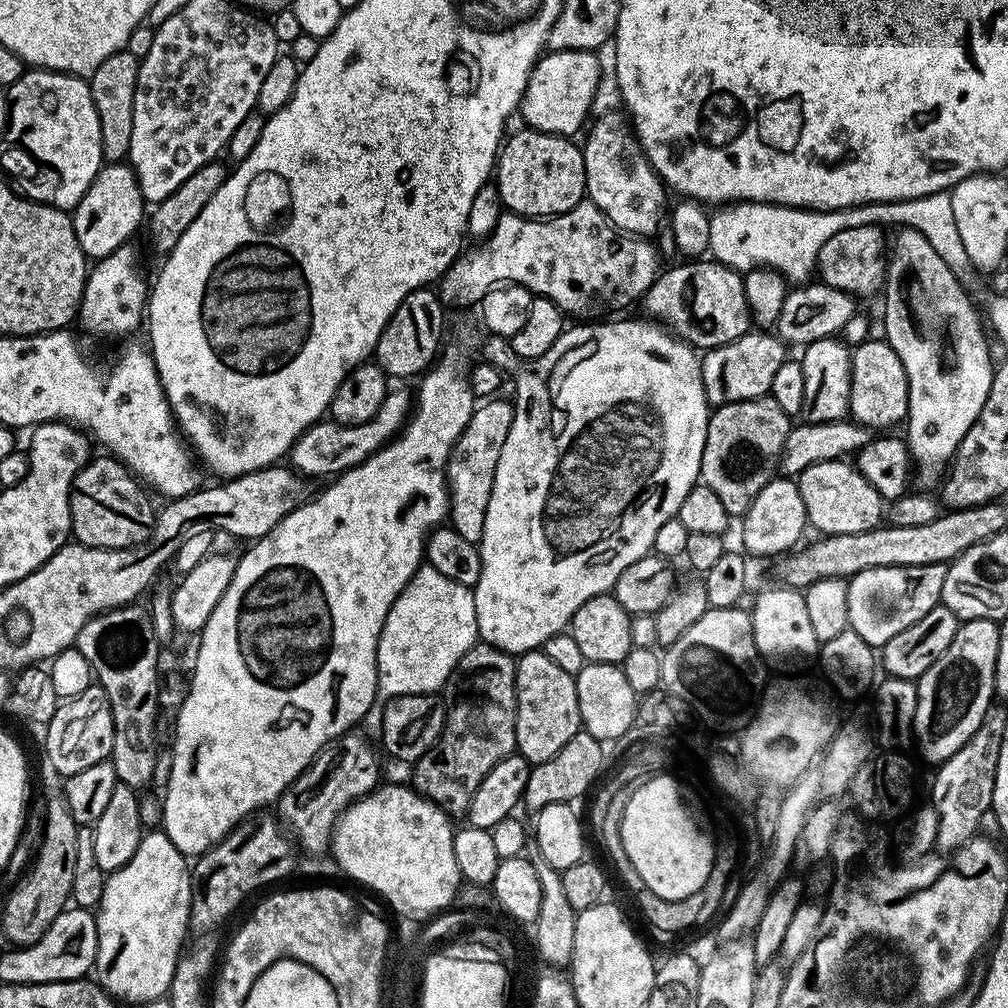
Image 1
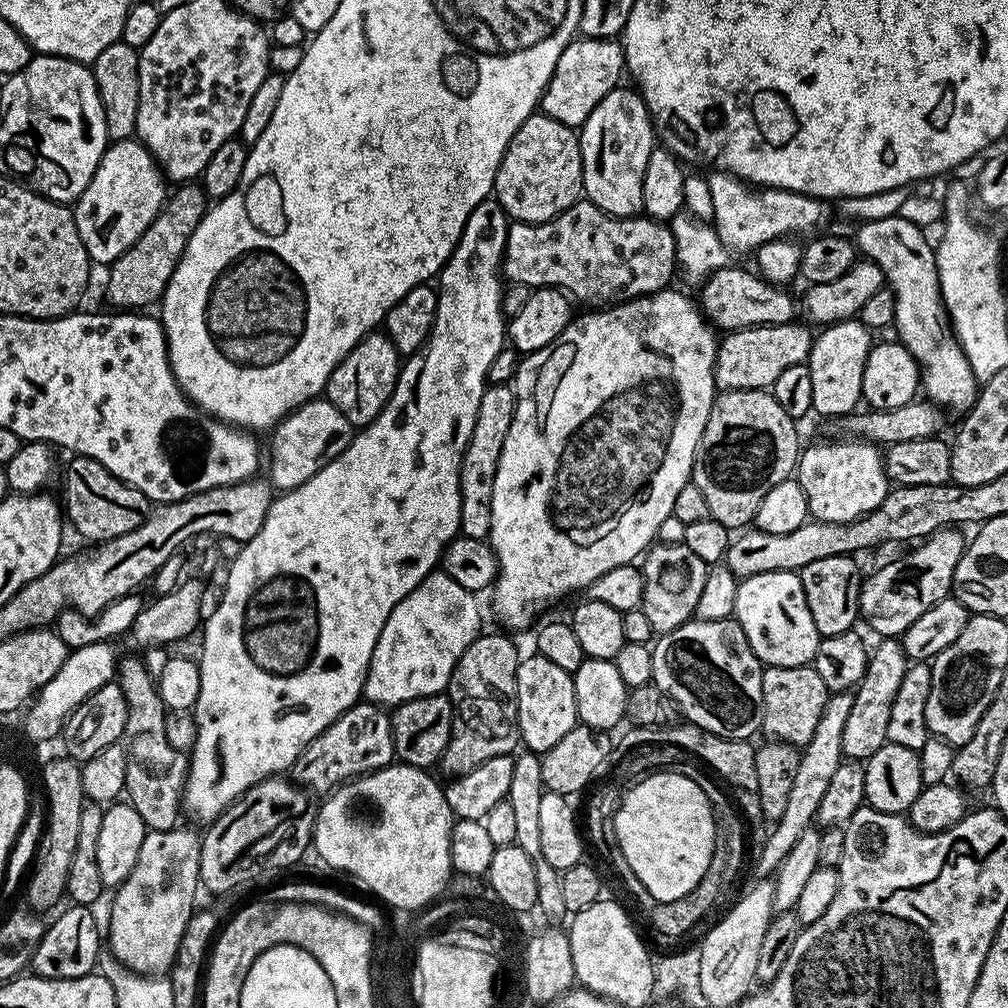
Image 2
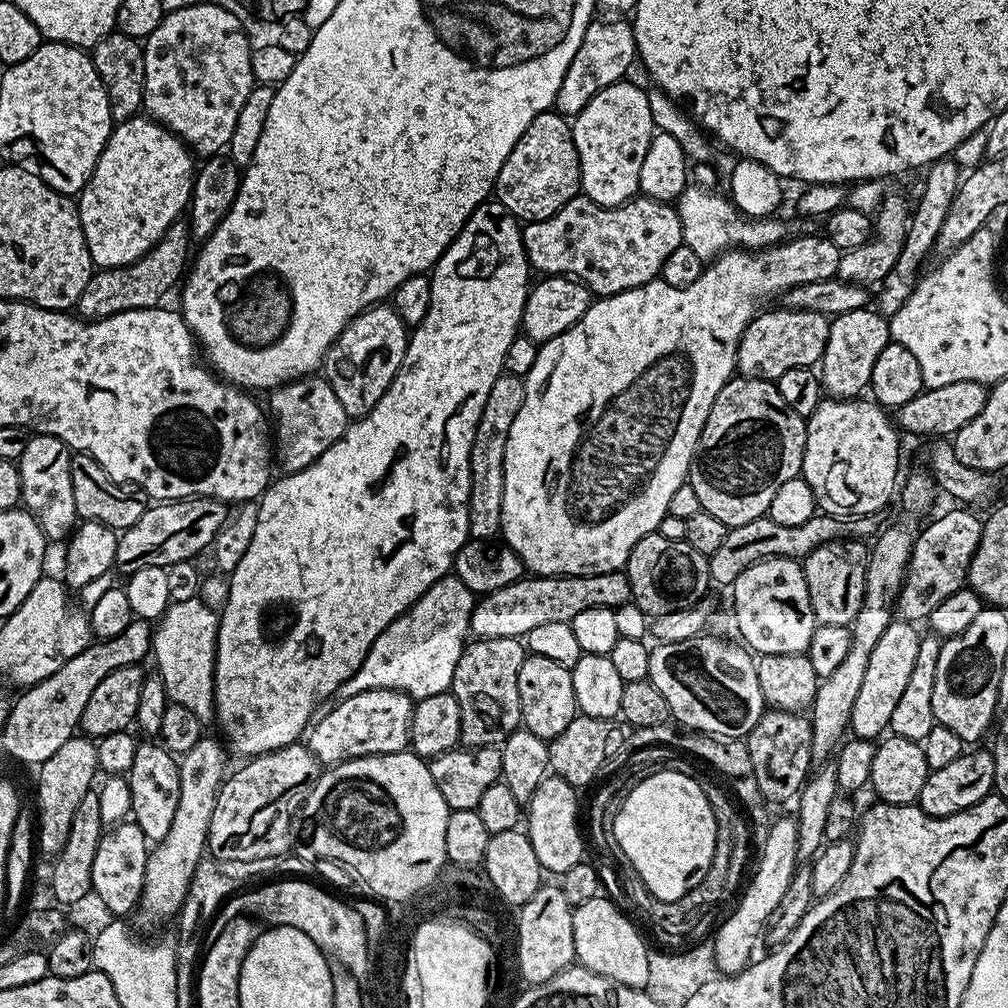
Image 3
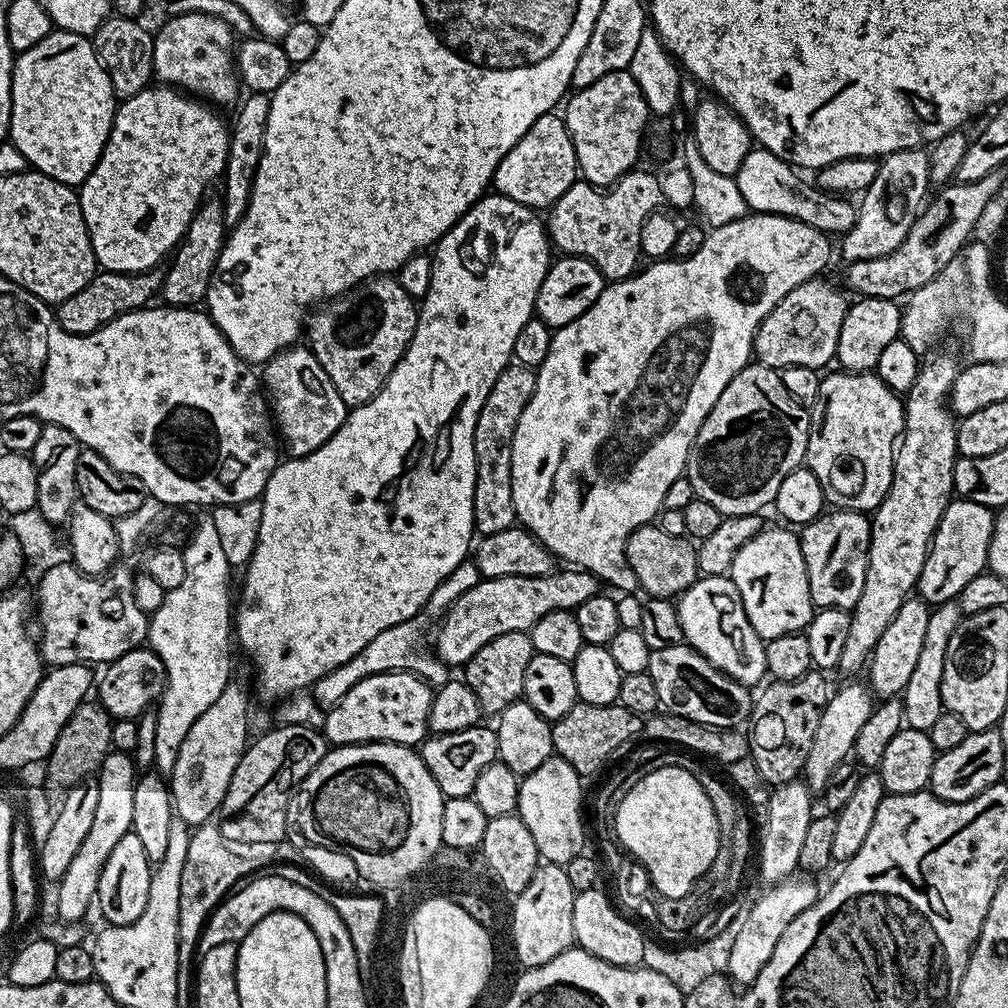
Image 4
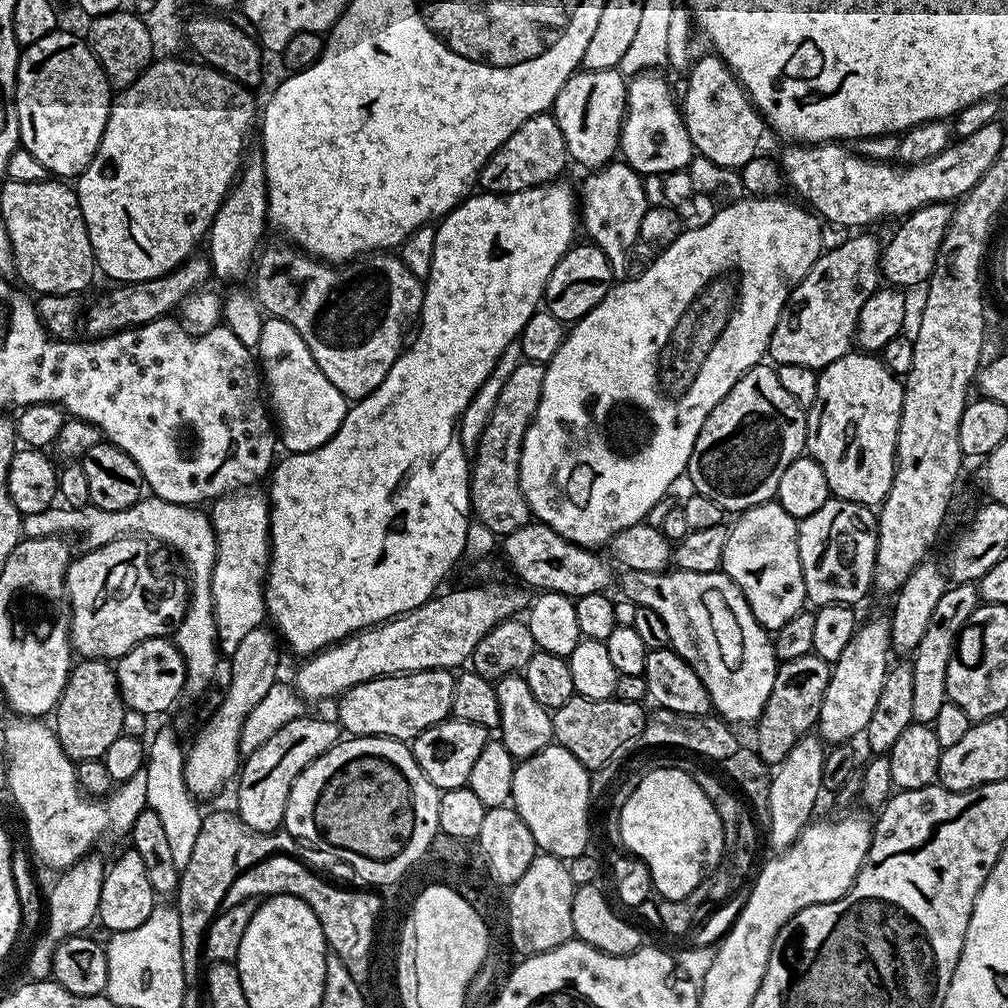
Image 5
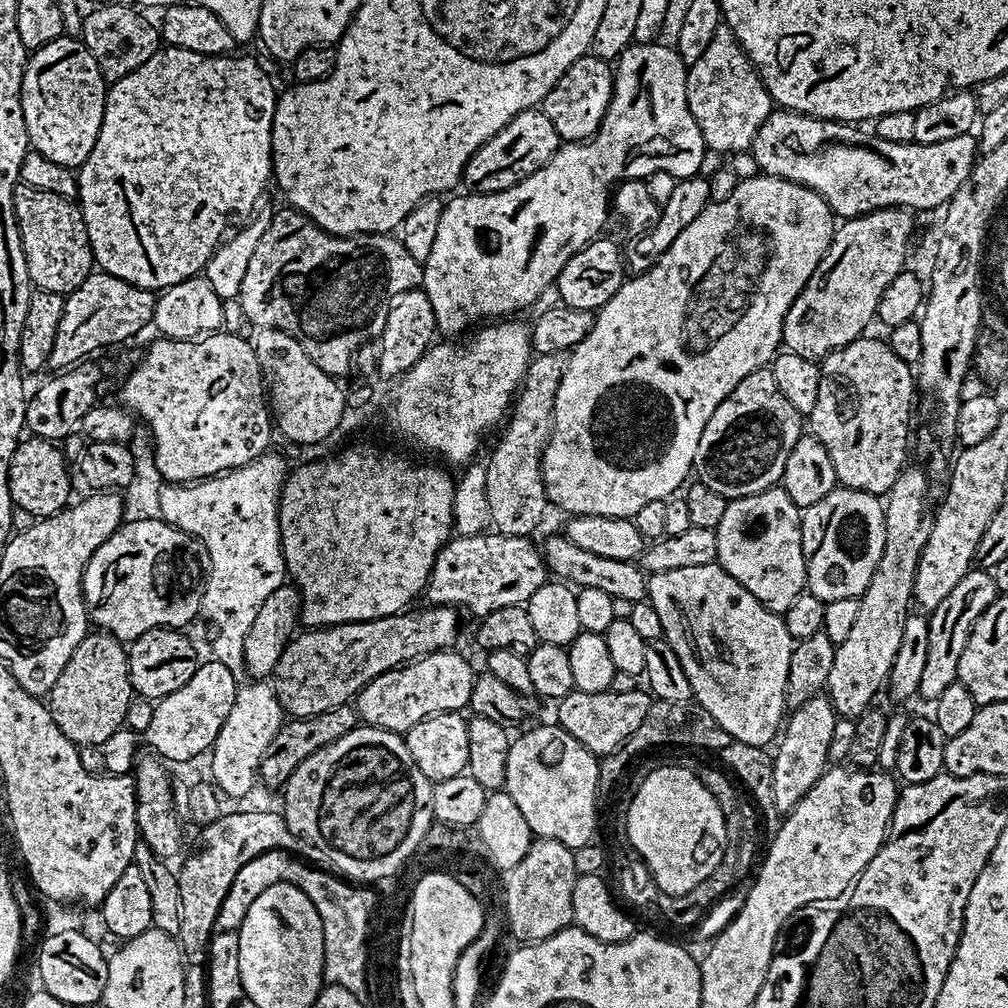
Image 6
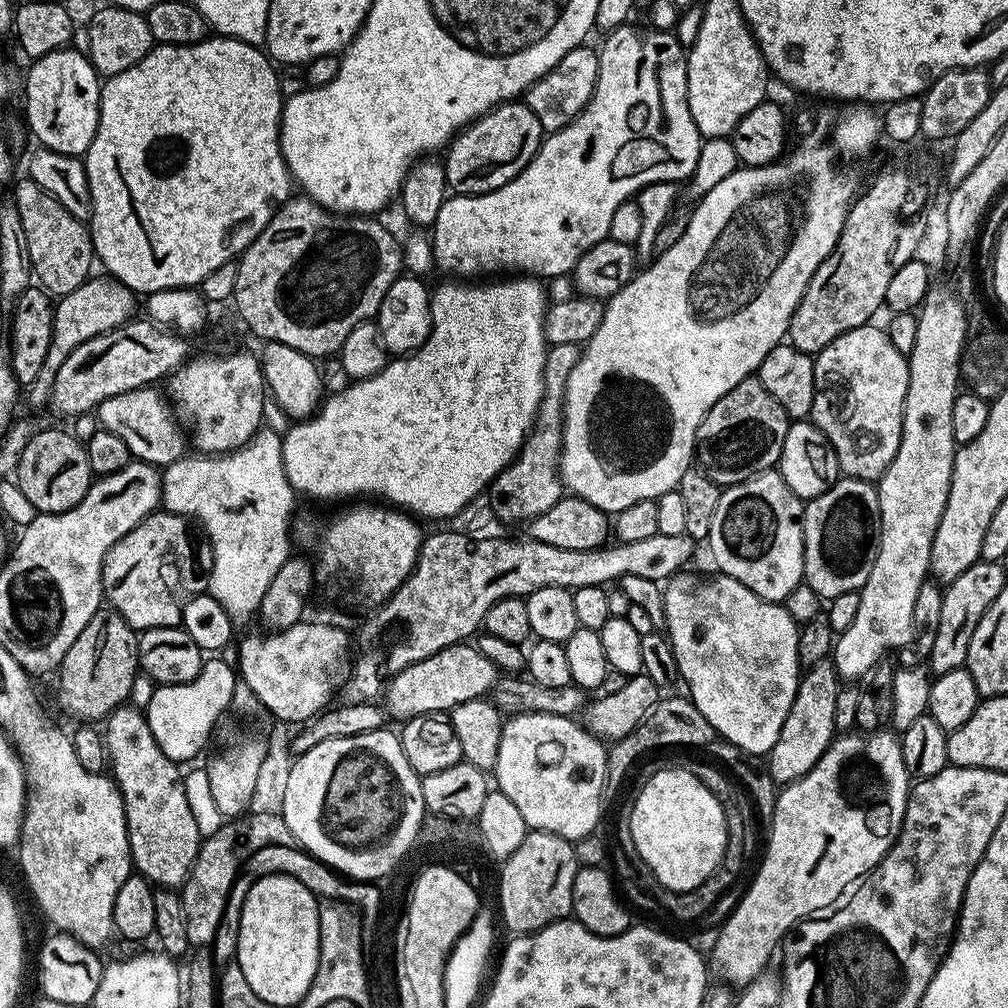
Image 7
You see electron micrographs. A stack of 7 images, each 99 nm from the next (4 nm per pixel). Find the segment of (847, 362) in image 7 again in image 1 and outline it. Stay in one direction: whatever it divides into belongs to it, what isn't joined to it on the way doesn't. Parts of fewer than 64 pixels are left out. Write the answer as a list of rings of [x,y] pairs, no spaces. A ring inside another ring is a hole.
[[[847,459],[818,462],[800,473],[798,483],[808,524],[816,527],[817,533],[826,536],[862,534],[862,530],[881,527],[886,512],[885,501],[881,500],[878,490],[862,478],[855,463]]]

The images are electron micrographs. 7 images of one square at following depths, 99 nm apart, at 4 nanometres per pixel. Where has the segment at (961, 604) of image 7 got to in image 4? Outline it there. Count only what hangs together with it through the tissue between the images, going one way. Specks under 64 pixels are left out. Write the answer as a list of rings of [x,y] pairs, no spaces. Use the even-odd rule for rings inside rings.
[[[956,602],[938,604],[929,611],[926,639],[922,641],[918,662],[914,666],[914,671],[910,673],[910,682],[906,682],[902,693],[904,722],[907,727],[928,732],[934,726],[934,722],[938,722],[940,715],[945,712],[942,702],[942,670],[946,670],[946,650],[961,619],[960,606]]]

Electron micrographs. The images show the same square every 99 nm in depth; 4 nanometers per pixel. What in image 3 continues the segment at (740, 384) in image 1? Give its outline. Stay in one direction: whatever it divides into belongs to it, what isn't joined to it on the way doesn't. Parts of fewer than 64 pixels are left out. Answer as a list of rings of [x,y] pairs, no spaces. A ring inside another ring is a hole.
[[[779,307],[773,312],[761,311],[744,327],[740,345],[734,354],[734,364],[739,375],[775,382],[782,374],[786,374],[786,370],[819,365],[826,350],[829,317],[823,312]]]

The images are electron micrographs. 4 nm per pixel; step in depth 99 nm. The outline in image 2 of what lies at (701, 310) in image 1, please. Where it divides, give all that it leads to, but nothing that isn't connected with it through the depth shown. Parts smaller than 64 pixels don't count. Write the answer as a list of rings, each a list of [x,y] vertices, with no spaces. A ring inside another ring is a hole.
[[[727,266],[710,273],[699,285],[698,304],[709,324],[717,329],[724,328],[723,331],[729,333],[740,328],[757,328],[763,324],[791,324],[797,319],[797,297],[795,300],[787,287],[772,284],[755,271],[752,272]]]

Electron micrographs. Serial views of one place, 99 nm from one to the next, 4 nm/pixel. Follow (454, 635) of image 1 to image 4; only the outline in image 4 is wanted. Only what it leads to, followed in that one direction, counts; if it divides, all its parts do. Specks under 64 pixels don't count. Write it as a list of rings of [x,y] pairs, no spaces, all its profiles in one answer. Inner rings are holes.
[[[465,562],[458,565],[438,586],[438,590],[434,590],[434,594],[430,594],[430,598],[424,603],[424,611],[417,614],[412,620],[402,622],[398,626],[390,626],[390,630],[382,630],[382,634],[378,634],[378,638],[374,638],[374,642],[367,644],[357,656],[350,658],[350,662],[338,666],[338,670],[326,674],[320,681],[312,685],[310,693],[318,706],[325,710],[333,708],[355,684],[362,682],[362,678],[370,678],[374,674],[383,672],[412,672],[413,675],[422,677],[427,684],[433,686],[447,682],[450,678],[449,665],[435,655],[427,656],[420,649],[424,644],[424,631],[428,627],[431,629],[434,622],[439,621],[447,612],[448,607],[454,602],[458,602],[458,598],[462,598],[462,594],[466,594],[466,590],[474,587],[481,578],[475,563]]]

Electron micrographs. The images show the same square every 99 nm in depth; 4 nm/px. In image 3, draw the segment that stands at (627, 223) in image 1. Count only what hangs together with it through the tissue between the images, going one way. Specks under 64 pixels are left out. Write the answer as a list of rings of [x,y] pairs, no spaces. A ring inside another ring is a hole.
[[[611,84],[571,121],[574,146],[580,163],[580,192],[598,206],[617,208],[639,193],[639,171],[648,163],[654,125],[650,118],[648,92],[636,84]]]

